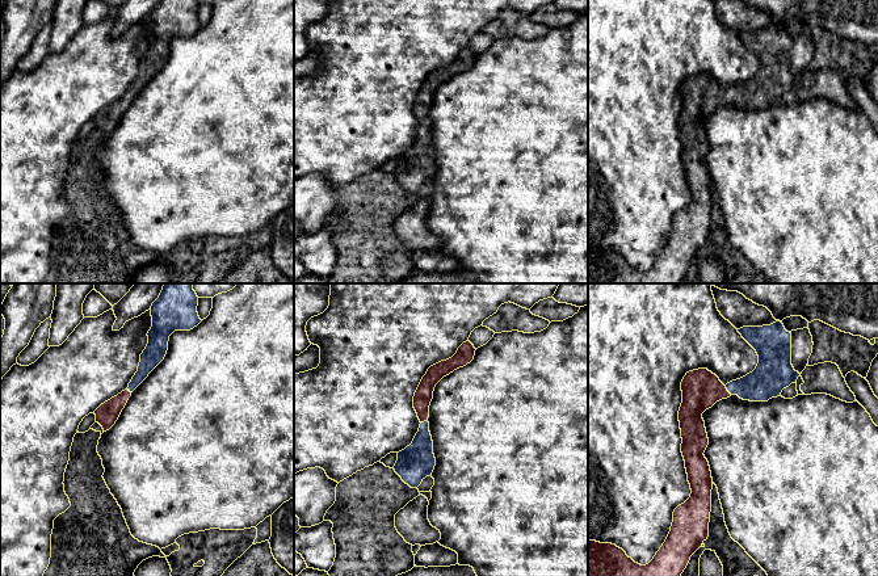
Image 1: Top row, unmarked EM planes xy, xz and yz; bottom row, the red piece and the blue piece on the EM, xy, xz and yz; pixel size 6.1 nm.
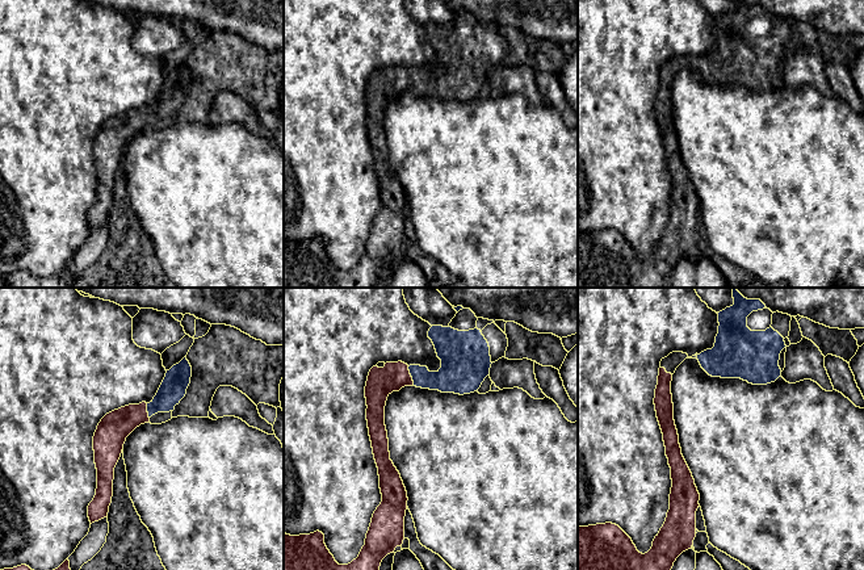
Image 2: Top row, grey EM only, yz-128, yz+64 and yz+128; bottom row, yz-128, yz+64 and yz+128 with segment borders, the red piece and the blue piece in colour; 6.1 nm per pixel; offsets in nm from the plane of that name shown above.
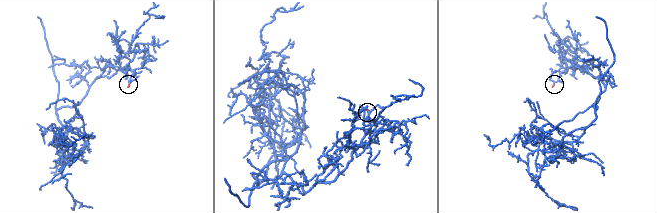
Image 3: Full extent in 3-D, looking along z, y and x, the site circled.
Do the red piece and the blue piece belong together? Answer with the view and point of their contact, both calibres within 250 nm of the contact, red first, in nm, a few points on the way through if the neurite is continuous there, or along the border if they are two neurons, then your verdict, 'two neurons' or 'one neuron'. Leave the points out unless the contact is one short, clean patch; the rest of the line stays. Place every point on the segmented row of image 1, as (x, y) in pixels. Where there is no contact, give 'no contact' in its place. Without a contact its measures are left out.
meets red in yz at (726, 390); 240 nm thick on the red side, 200 nm on the other; runs through yz (701, 389), (726, 390), (755, 387), (765, 382); one neuron

